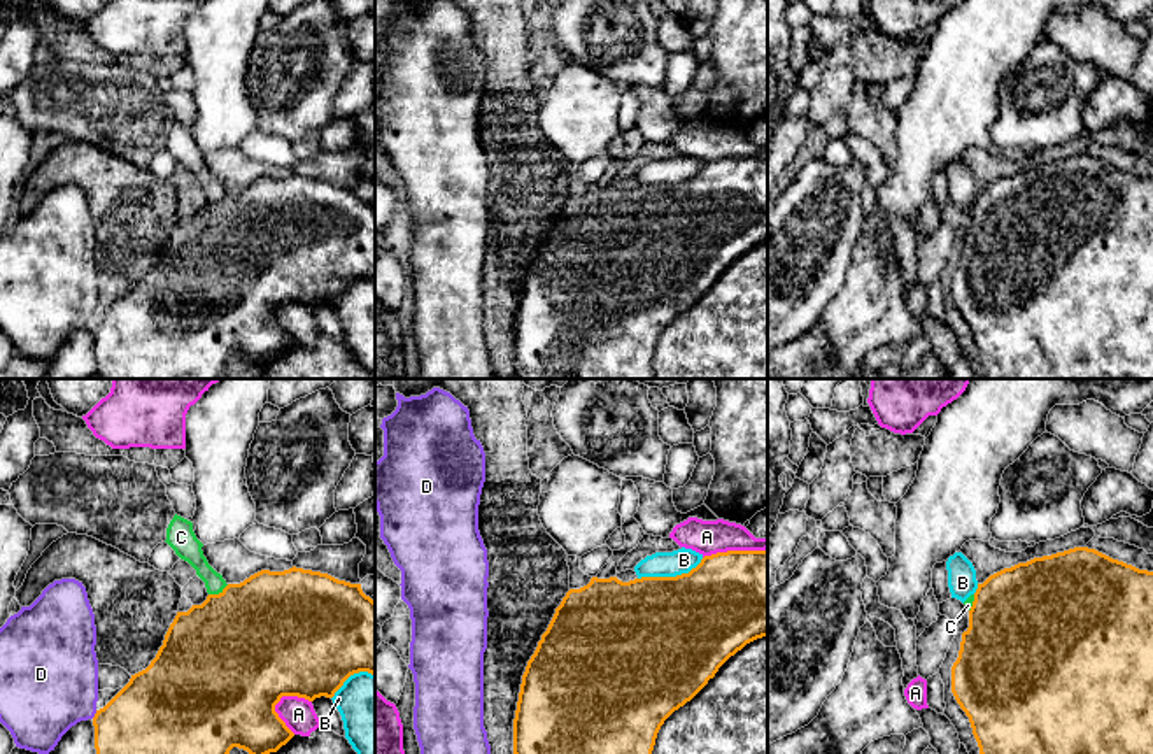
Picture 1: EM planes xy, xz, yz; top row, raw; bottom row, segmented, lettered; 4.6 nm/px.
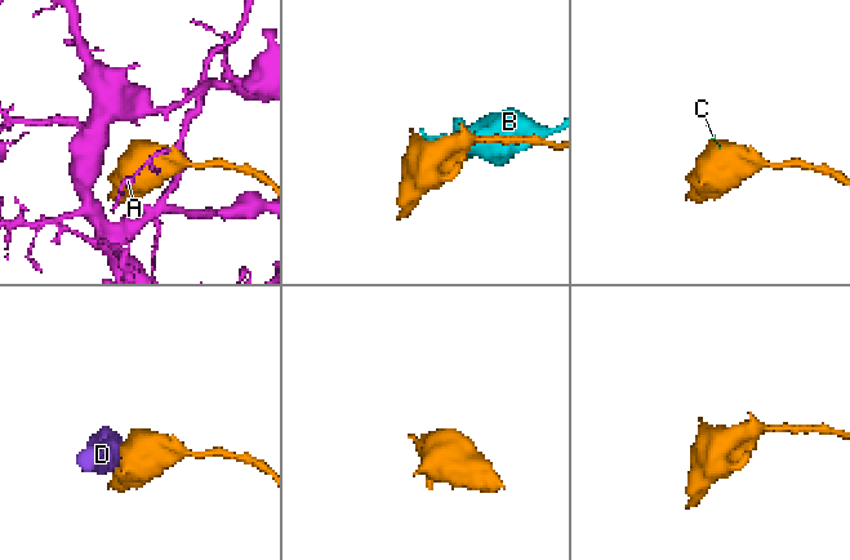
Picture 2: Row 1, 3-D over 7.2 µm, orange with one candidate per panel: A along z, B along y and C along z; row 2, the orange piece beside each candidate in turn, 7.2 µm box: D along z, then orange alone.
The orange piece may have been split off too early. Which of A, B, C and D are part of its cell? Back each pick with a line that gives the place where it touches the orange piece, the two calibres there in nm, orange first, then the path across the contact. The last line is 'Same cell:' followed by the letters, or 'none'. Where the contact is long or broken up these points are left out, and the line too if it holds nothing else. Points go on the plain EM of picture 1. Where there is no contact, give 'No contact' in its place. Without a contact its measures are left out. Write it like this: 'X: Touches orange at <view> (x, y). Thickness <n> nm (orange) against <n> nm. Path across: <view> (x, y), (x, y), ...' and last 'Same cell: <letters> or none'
Same cell: none

